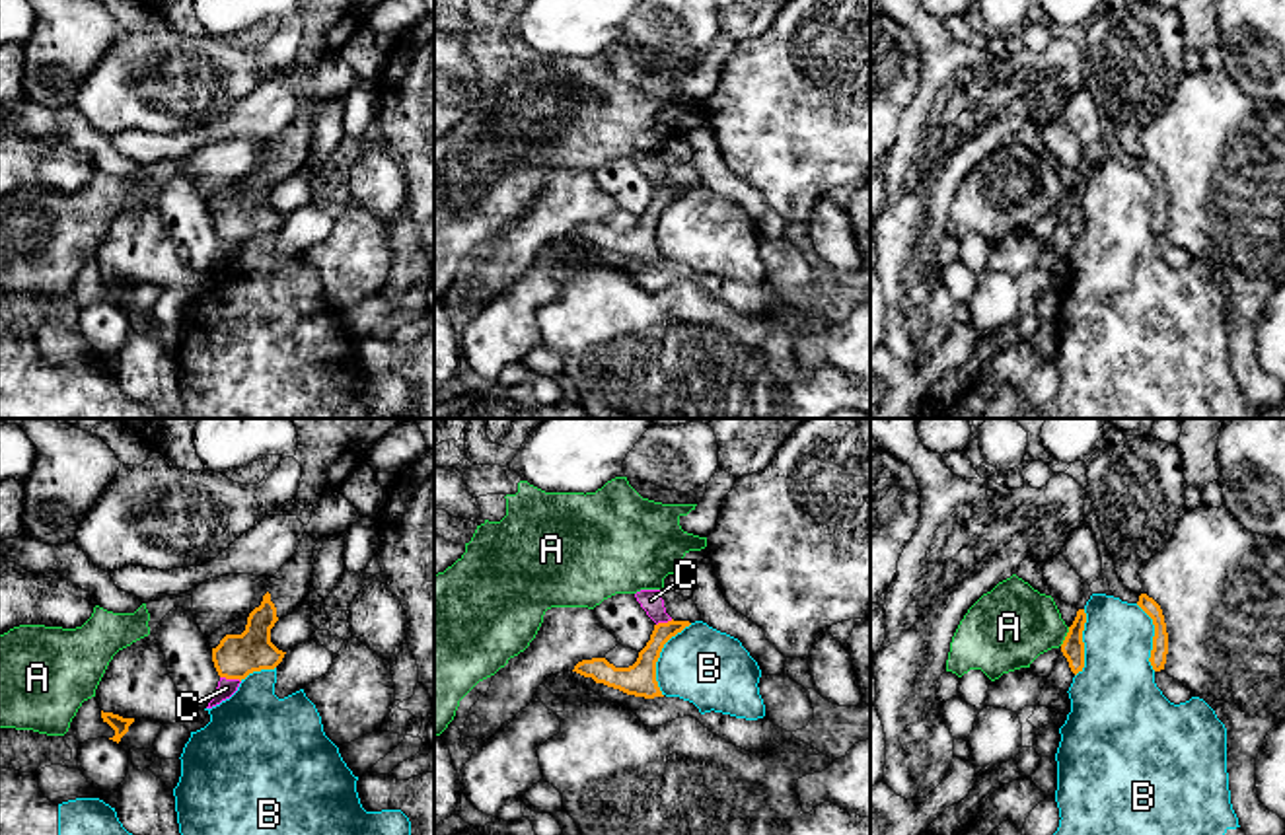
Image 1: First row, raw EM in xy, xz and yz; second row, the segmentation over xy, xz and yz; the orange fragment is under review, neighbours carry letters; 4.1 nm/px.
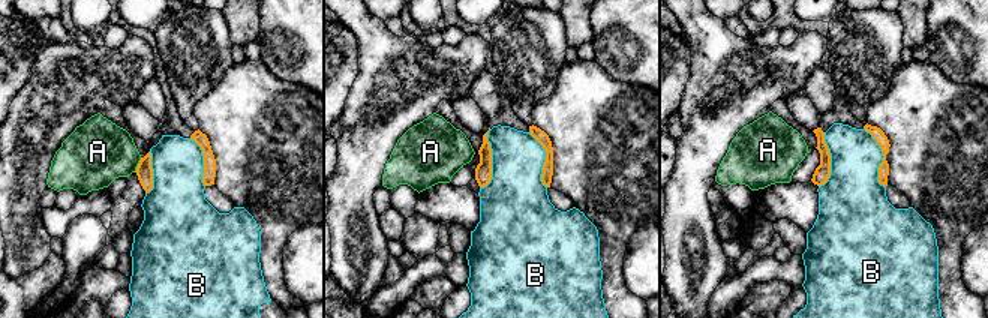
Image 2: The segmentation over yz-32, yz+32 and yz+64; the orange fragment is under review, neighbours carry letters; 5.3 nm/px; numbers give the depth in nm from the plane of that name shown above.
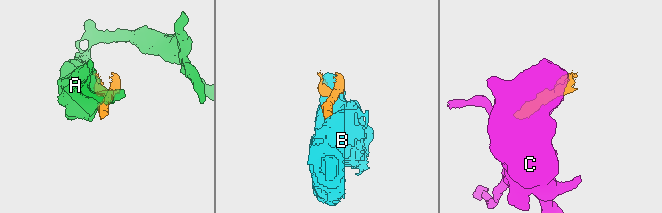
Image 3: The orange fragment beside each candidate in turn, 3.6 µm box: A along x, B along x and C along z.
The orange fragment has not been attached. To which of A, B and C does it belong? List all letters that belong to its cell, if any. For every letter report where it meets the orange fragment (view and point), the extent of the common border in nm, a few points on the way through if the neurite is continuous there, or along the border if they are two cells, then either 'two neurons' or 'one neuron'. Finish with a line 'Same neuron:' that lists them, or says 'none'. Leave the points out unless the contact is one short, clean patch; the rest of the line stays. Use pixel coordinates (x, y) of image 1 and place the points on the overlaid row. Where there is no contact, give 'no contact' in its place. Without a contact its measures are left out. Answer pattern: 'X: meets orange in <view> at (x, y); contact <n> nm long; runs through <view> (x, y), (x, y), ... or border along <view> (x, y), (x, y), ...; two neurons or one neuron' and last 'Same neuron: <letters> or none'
A: meets orange in yz at (1065, 637); contact 90 nm long; border along yz (1069, 627), (1060, 645); two neurons
B: meets orange in xz at (659, 656); contact 320 nm long; two neurons
C: meets orange in xy at (230, 678); contact 90 nm long; border along xy (220, 676), (240, 682); two neurons
Same neuron: none

